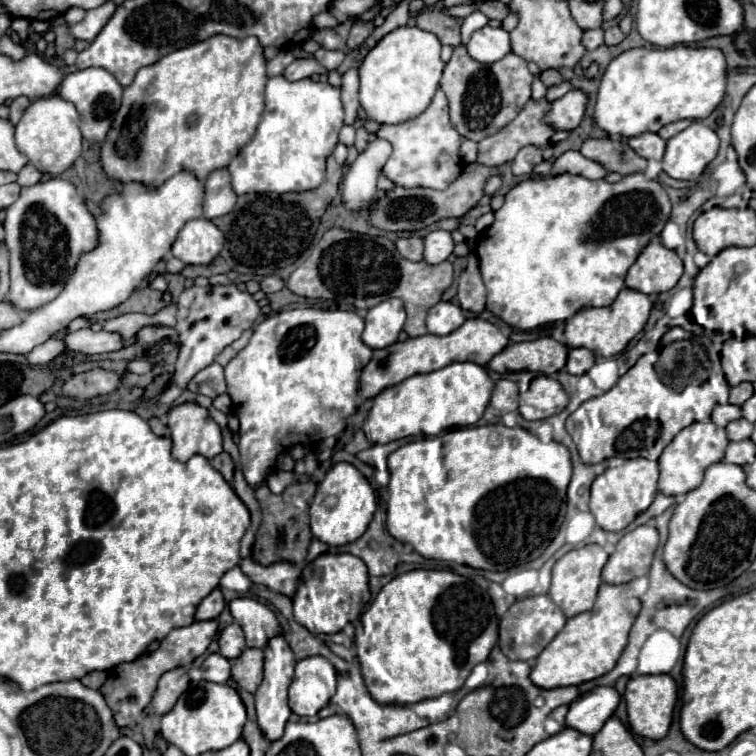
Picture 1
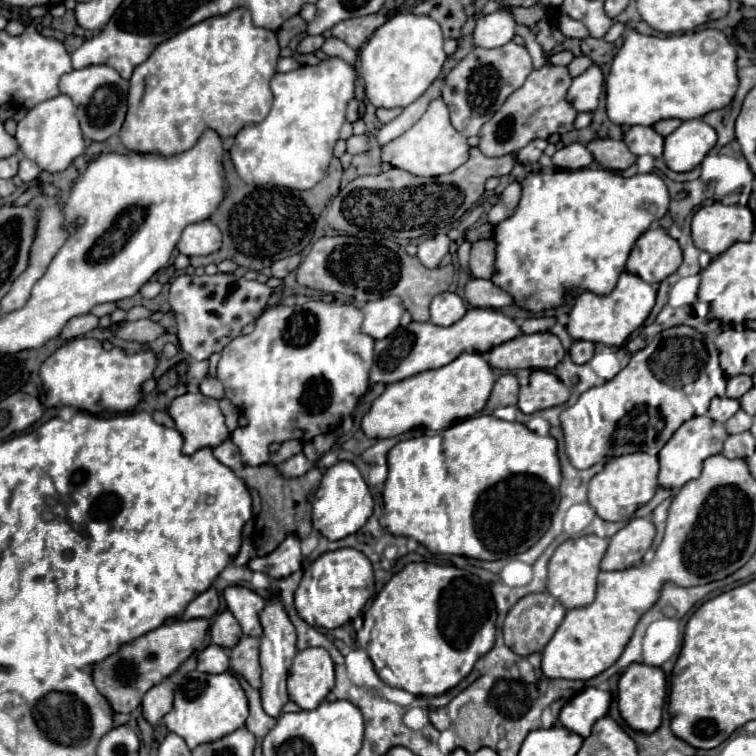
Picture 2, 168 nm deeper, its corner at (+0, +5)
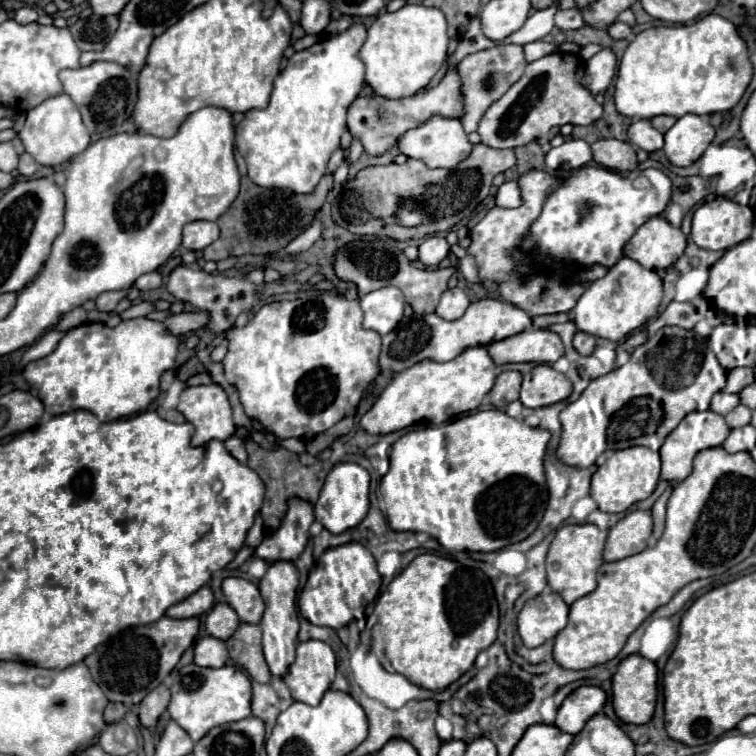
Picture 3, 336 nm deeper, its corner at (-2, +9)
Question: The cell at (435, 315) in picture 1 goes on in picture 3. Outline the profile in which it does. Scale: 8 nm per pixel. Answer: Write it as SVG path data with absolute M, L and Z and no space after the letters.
M452 288L440 296L440 304L436 308L436 314L444 320L456 320L466 312L468 304L470 304L468 296L460 288Z

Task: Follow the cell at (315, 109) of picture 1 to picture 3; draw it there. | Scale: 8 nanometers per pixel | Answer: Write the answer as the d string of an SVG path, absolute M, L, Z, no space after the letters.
M350 26L346 32L322 40L312 48L296 52L288 66L276 76L268 108L248 110L236 128L236 148L248 166L248 178L262 188L284 188L298 194L312 194L320 178L326 174L330 154L340 146L340 136L346 128L346 110L356 100L364 84L364 62L358 52L366 40L366 28Z

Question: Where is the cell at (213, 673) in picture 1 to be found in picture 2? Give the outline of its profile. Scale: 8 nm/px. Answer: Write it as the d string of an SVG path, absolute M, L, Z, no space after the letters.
M216 644L206 646L198 652L198 670L206 674L222 674L228 670L228 652L224 648L218 648Z

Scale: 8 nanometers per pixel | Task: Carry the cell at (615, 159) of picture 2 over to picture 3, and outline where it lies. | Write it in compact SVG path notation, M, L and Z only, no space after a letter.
M596 140L592 144L594 160L600 166L606 166L608 170L616 172L630 172L638 166L636 150L630 142L622 140Z

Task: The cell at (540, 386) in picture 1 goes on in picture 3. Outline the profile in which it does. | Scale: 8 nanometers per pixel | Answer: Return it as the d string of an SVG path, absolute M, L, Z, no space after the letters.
M536 364L530 384L520 391L519 400L528 408L542 408L566 400L572 394L572 382L548 364Z

